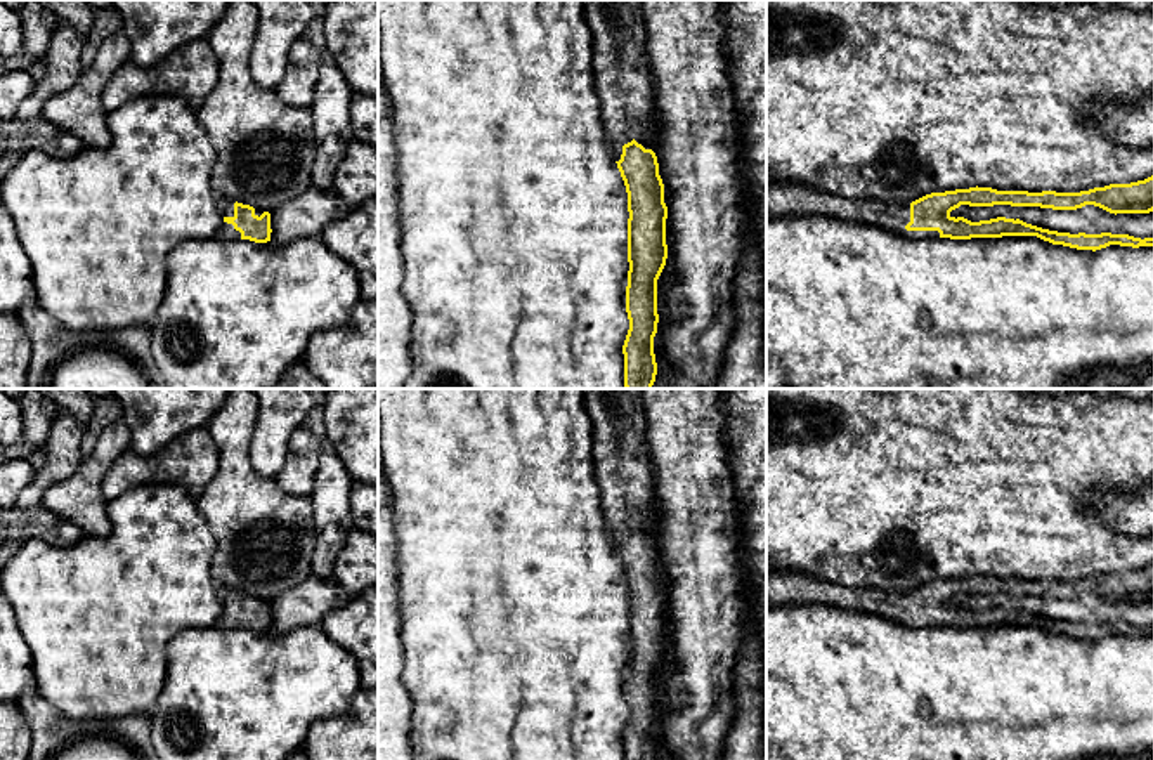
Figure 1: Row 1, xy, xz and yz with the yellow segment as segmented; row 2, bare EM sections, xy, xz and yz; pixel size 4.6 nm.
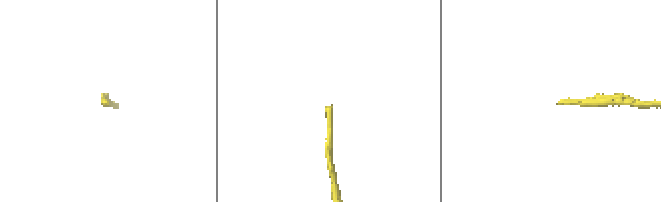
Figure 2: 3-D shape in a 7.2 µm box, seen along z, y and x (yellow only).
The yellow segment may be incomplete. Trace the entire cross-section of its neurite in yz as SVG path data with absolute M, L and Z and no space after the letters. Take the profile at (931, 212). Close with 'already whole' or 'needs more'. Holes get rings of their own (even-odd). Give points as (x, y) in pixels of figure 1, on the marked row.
M1153 175L1130 182L1110 184L1080 193L1028 193L997 191L992 187L969 187L945 193L931 193L912 203L886 203L876 200L850 200L829 194L818 187L792 182L766 184L766 219L791 215L822 215L848 224L876 226L910 239L971 239L1002 236L1037 236L1052 245L1077 250L1101 250L1110 245L1153 246L1153 238L1134 238L1129 234L1070 234L1042 229L1019 219L997 217L971 222L952 217L950 212L961 205L969 206L1040 206L1052 210L1077 210L1085 205L1099 206L1110 213L1150 213L1153 212Z | needs more

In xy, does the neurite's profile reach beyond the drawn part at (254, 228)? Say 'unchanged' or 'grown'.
grown

